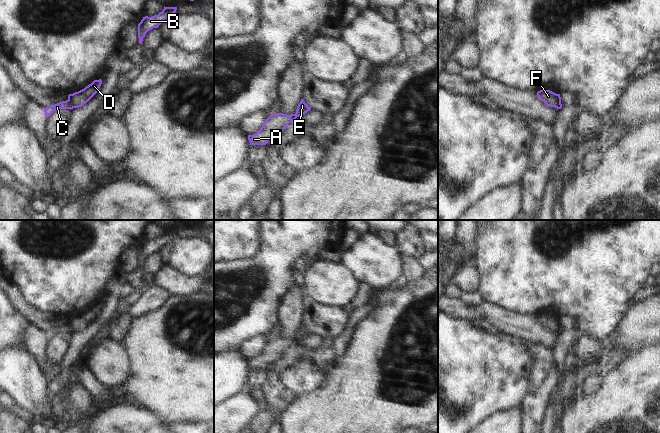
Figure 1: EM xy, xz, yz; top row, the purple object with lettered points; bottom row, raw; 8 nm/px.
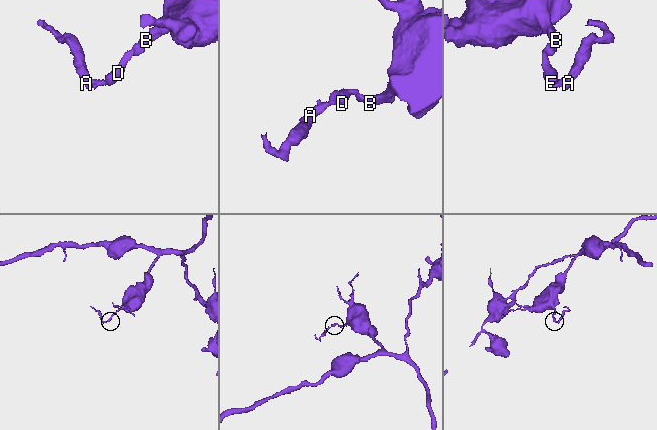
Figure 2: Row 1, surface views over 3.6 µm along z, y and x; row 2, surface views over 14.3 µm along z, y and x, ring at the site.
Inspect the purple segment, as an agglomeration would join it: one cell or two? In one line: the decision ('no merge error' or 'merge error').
merge error

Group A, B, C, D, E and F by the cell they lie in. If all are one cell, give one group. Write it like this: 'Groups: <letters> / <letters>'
Groups: A C / B D E F

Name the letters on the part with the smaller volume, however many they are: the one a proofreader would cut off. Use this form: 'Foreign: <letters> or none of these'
Foreign: A, C

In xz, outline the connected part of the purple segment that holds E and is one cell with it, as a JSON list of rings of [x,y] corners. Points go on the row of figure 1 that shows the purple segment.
[[[301,99],[300,103],[297,106],[295,115],[296,117],[303,116],[305,113],[307,113],[310,110],[311,108],[305,103],[303,99]]]

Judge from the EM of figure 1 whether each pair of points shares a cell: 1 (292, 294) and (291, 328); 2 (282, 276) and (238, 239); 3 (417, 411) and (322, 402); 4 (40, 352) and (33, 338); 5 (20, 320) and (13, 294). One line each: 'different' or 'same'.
1: same
2: different
3: same
4: same
5: different

